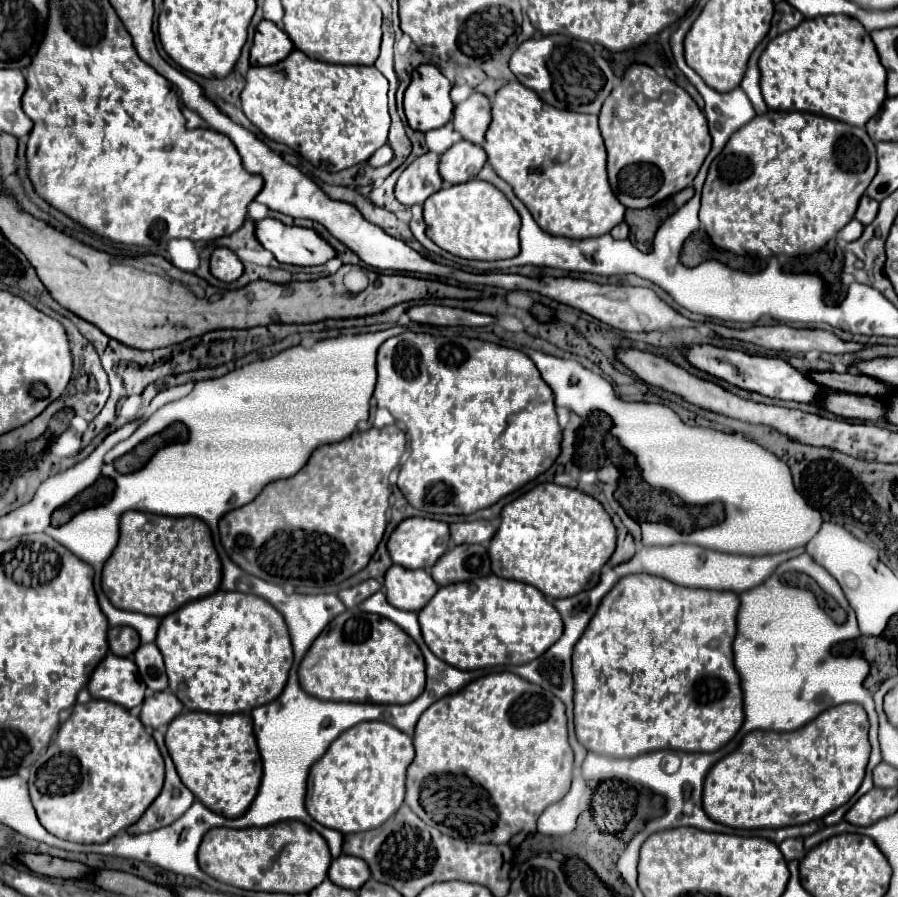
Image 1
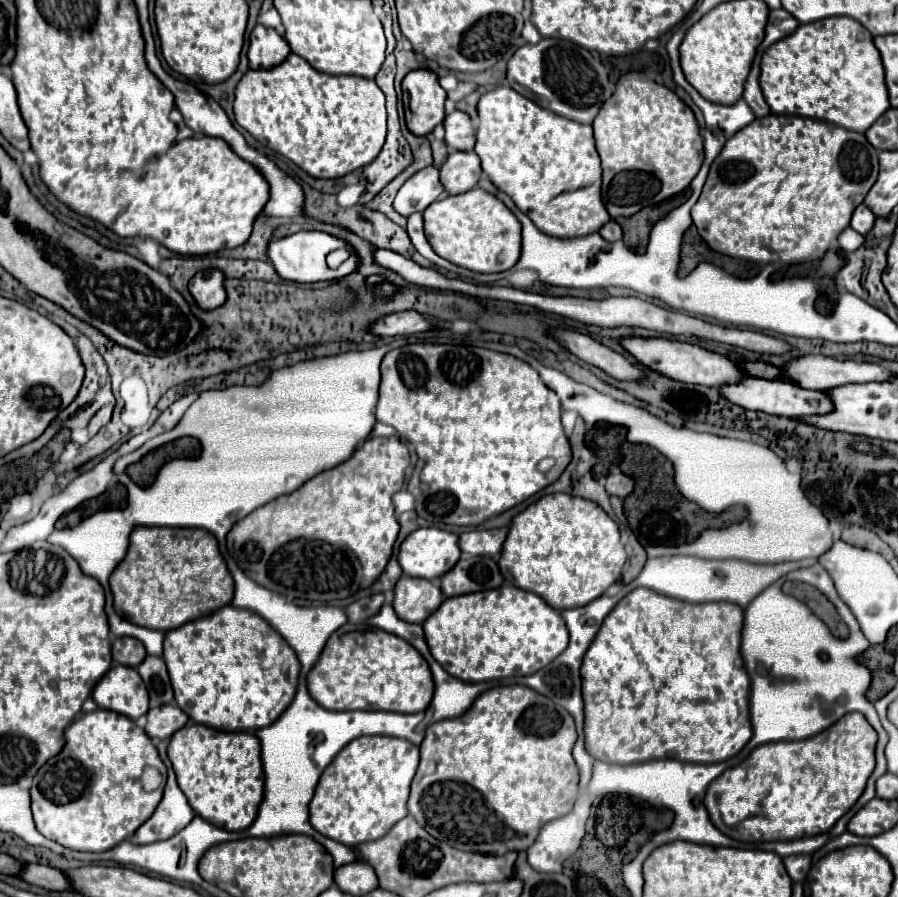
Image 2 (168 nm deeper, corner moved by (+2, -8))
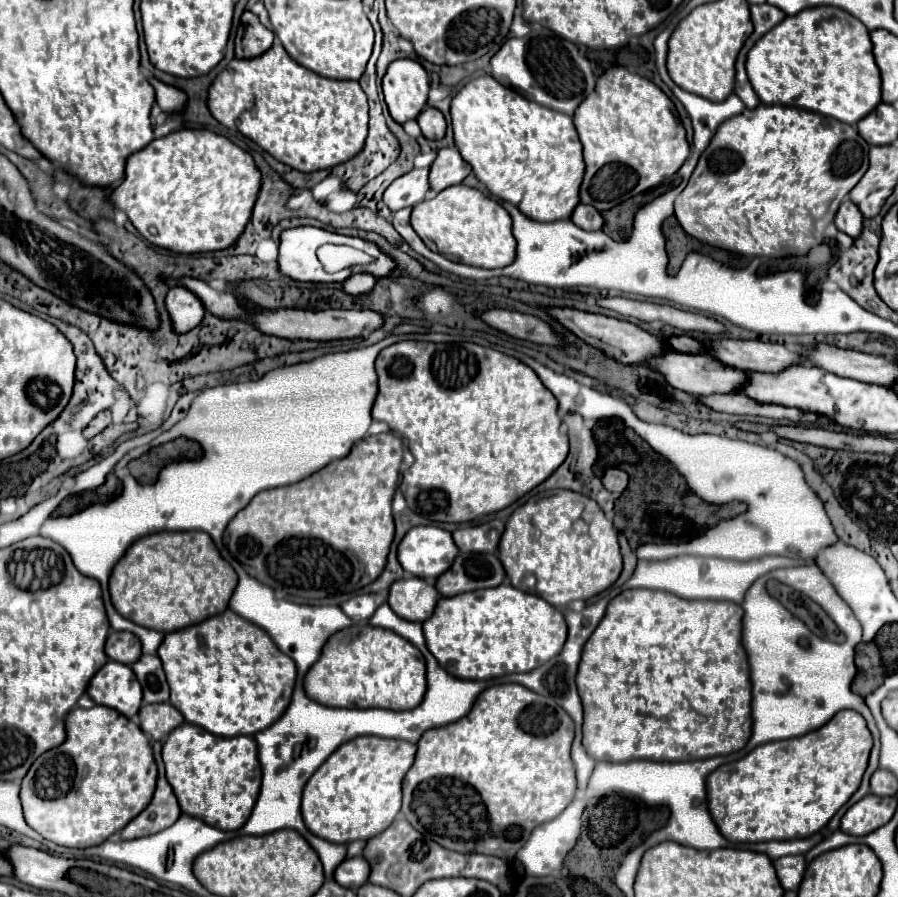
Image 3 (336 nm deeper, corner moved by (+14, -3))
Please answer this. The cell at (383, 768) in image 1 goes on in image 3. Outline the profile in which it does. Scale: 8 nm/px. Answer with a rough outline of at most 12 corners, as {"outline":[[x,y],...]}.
{"outline":[[342,744],[308,780],[302,818],[328,842],[384,832],[416,744]]}

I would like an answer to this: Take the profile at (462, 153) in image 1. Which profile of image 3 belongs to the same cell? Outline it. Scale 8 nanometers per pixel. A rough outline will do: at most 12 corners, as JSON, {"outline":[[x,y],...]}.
{"outline":[[456,148],[438,150],[430,166],[436,192],[460,184],[472,172]]}

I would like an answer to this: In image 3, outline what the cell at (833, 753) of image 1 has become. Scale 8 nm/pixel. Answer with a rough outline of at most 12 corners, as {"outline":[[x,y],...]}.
{"outline":[[856,710],[708,776],[730,842],[808,838],[858,790]]}

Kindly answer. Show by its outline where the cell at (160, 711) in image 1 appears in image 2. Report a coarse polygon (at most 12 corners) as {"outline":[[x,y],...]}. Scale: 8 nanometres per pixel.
{"outline":[[178,705],[152,707],[148,737],[166,739],[188,721]]}

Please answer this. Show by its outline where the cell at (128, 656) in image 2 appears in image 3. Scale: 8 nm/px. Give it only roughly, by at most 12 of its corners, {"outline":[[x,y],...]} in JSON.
{"outline":[[110,632],[108,658],[126,666],[142,656],[130,632]]}

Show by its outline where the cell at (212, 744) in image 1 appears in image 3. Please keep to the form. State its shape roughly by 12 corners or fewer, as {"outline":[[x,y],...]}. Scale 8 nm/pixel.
{"outline":[[186,722],[162,760],[184,814],[246,824],[262,782],[252,736]]}

